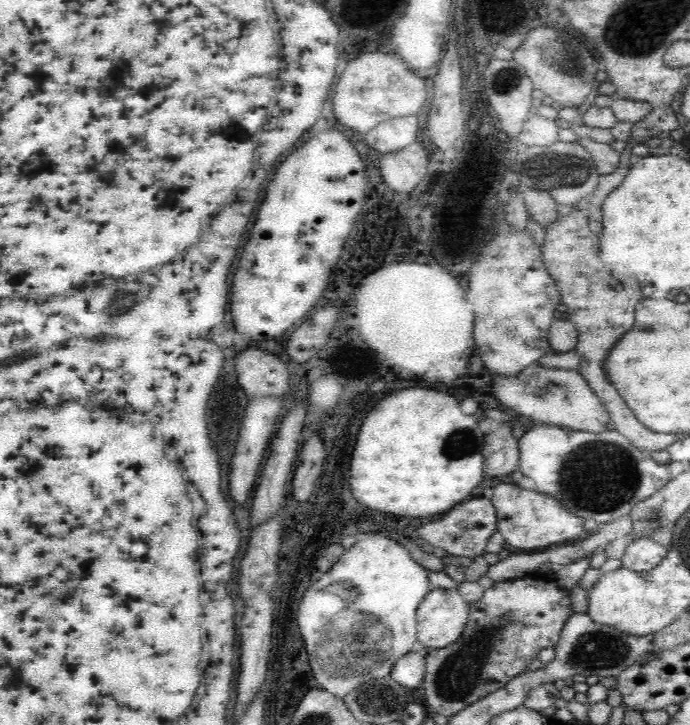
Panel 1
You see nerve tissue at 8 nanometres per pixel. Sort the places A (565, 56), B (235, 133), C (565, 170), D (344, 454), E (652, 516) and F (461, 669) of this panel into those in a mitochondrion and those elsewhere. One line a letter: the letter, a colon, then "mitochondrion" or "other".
A: mitochondrion
B: other
C: mitochondrion
D: other
E: mitochondrion
F: mitochondrion

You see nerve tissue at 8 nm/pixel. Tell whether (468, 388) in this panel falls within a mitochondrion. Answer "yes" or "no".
no

